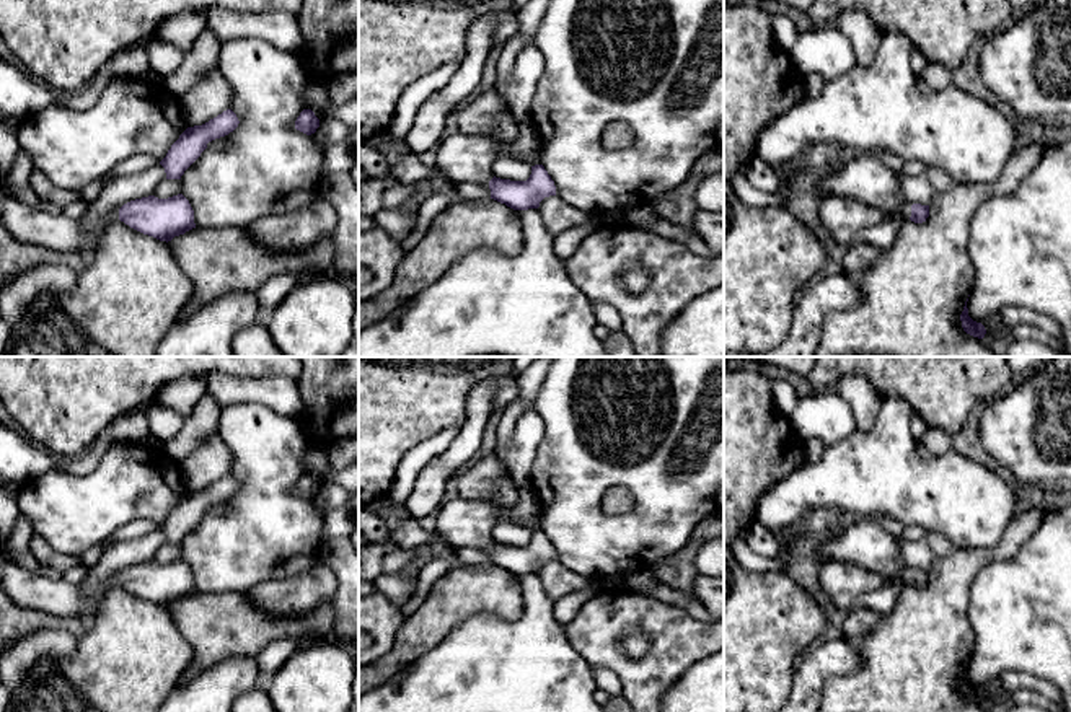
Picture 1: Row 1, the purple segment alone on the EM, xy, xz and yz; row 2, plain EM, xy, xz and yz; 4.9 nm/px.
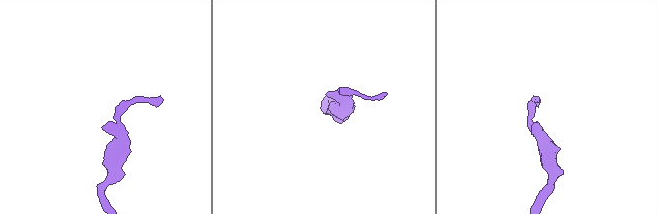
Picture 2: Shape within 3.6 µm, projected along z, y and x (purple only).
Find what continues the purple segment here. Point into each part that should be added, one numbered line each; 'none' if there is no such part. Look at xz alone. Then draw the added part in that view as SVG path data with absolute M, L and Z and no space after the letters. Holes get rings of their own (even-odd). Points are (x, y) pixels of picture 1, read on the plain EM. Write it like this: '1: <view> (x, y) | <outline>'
1: xz (463, 523) | M455 499L439 508L435 533L445 538L452 549L487 549L492 530L500 521L500 507L496 500Z

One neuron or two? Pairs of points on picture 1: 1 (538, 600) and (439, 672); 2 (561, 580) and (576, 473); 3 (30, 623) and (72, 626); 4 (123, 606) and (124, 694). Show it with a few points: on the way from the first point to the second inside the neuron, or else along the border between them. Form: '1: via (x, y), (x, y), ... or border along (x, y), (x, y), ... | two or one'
1: via (522, 628), (478, 672), (467, 672) | one
2: border along (556, 558), (590, 580) | two
3: via (39, 621), (62, 623) | one
4: via (124, 628), (124, 673) | one

